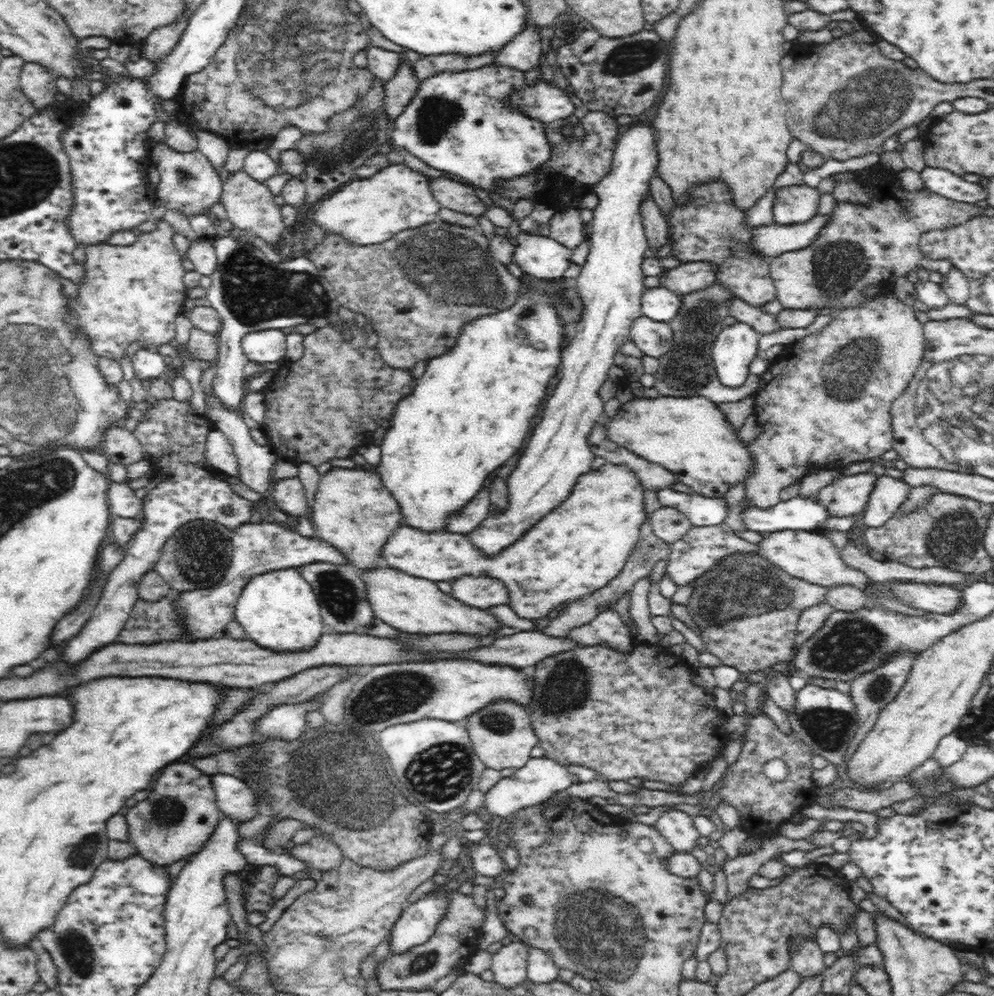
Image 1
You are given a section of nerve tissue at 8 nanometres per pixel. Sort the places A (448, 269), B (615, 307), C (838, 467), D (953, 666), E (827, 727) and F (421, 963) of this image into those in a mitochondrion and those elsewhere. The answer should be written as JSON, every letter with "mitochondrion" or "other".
{"A":"mitochondrion","B":"other","C":"other","D":"other","E":"mitochondrion","F":"mitochondrion"}

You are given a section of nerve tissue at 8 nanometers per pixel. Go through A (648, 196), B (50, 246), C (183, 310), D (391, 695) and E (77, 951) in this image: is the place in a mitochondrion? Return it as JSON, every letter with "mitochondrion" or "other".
{"A":"other","B":"other","C":"other","D":"mitochondrion","E":"mitochondrion"}

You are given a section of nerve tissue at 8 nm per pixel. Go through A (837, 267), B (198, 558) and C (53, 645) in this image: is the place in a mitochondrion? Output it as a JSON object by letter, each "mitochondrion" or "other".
{"A":"mitochondrion","B":"mitochondrion","C":"other"}

